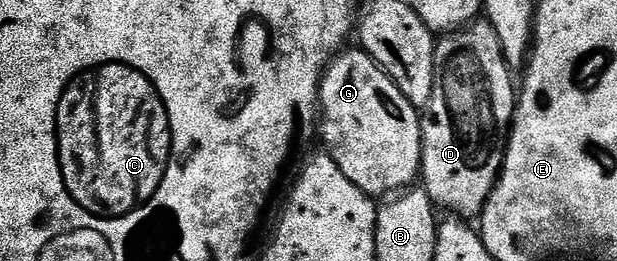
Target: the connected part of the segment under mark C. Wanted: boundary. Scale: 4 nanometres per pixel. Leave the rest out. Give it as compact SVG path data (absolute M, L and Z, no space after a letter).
M100 62L95 65L88 65L82 71L77 71L71 78L68 78L65 86L61 89L61 103L57 101L54 107L53 120L51 120L54 145L59 147L57 153L63 155L63 165L59 165L59 177L65 179L65 193L71 197L71 201L89 215L92 220L105 222L107 215L111 215L111 223L122 223L125 219L130 219L133 207L137 203L137 197L141 197L145 191L159 189L165 184L165 175L170 175L174 163L176 162L176 129L171 106L167 105L165 98L162 97L162 89L155 85L154 78L150 74L138 70L130 62Z

